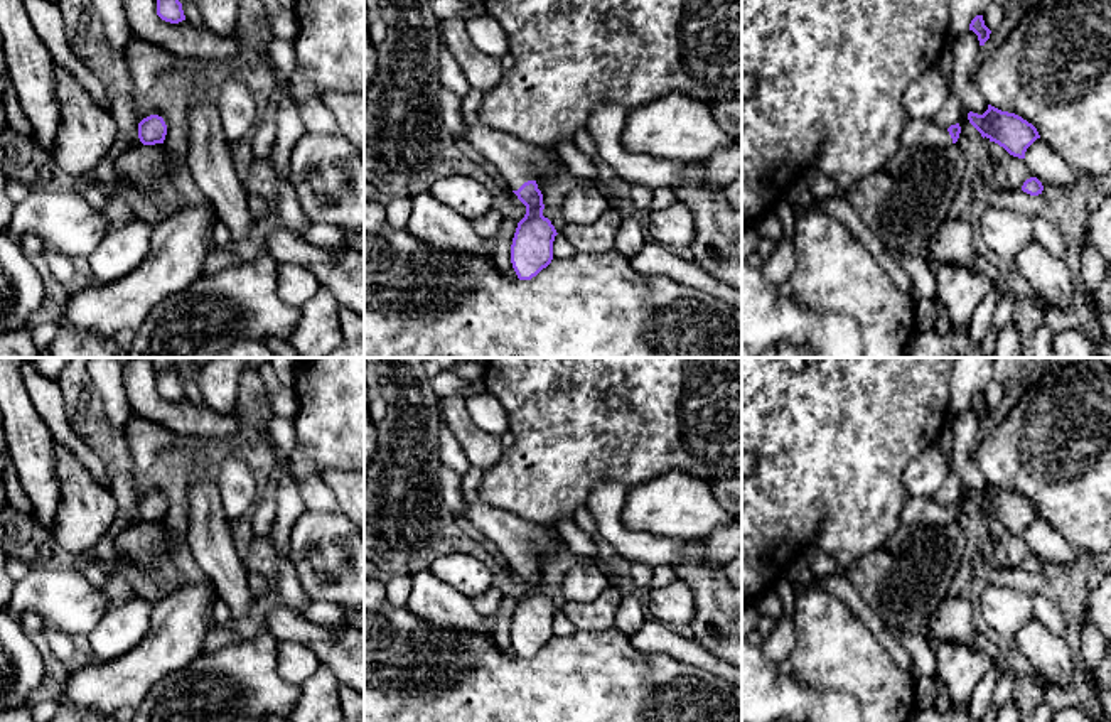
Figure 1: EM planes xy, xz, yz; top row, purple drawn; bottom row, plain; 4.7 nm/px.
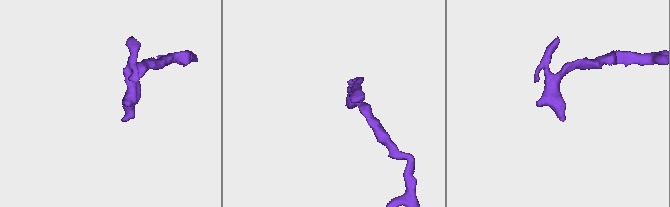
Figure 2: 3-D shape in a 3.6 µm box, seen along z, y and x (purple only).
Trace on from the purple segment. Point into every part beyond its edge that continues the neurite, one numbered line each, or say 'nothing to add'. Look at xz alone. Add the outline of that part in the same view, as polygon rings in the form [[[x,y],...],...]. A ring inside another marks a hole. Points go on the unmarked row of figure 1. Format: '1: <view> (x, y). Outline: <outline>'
1: xz (518, 540). Outline: [[[470,466],[460,477],[462,494],[467,503],[465,518],[499,548],[507,567],[518,568],[524,560],[536,558],[539,553],[561,545],[555,528],[521,520],[484,503],[479,494],[482,474],[480,467]]]

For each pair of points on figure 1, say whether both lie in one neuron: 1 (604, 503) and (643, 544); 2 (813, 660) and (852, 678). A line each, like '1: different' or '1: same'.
1: same
2: same

